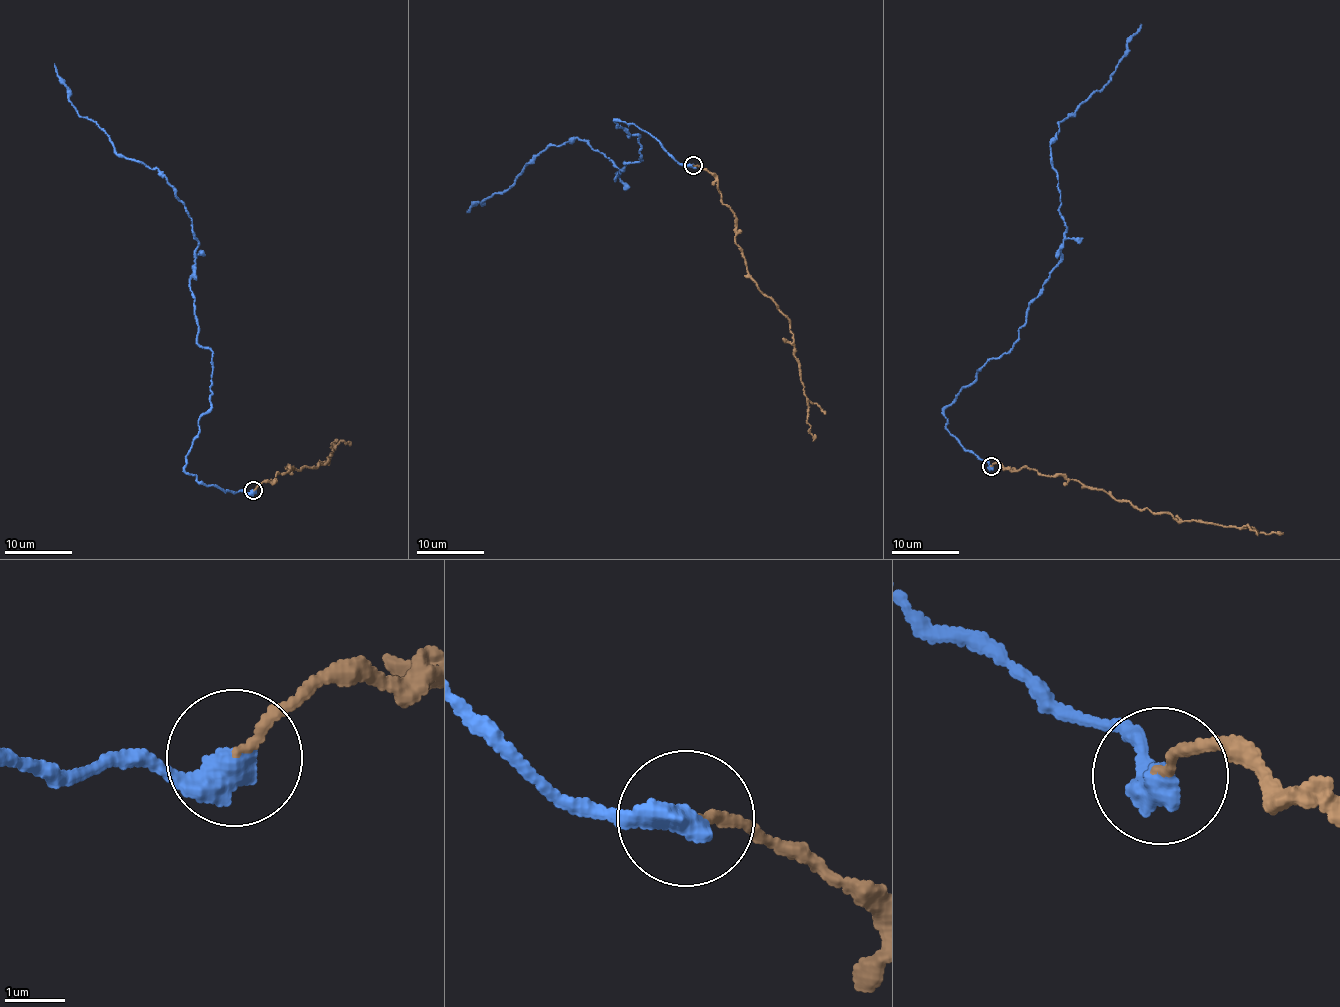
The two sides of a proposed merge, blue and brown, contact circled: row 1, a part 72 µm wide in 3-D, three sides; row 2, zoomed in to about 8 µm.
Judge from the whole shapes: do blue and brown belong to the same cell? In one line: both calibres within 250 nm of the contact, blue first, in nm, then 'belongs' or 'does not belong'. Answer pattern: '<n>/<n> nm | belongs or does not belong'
480/130 nm | does not belong

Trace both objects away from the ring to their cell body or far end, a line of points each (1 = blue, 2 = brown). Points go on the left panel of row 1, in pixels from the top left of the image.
1: (253, 490), (186, 471), (212, 366), (198, 341), (192, 219), (165, 178), (81, 117), (54, 63)
2: (253, 490), (288, 465), (299, 470), (326, 458), (329, 463), (336, 440)

